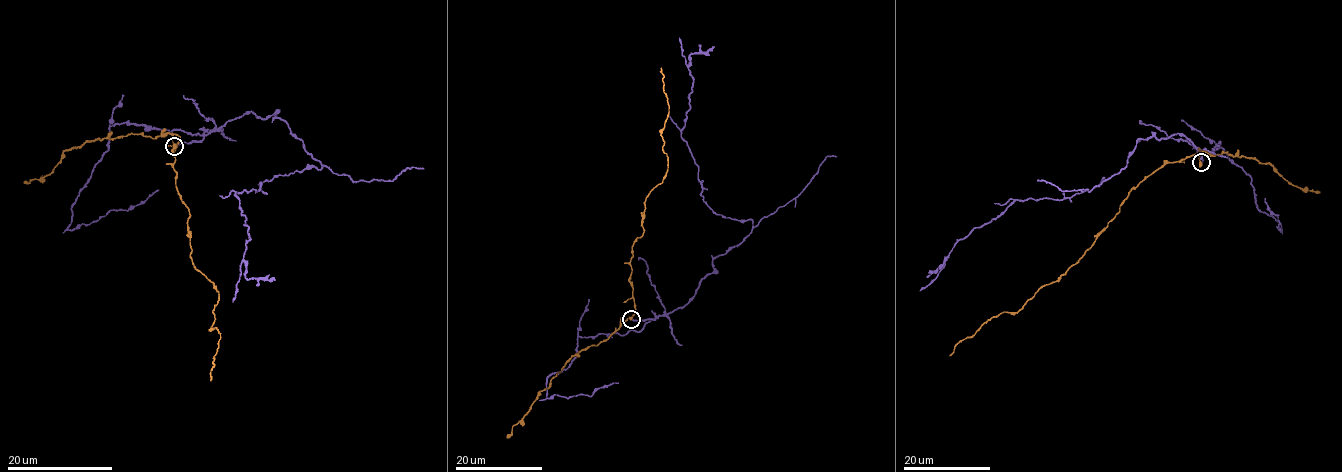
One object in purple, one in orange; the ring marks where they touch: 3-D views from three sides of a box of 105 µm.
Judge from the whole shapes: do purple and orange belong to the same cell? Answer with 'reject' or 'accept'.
reject

